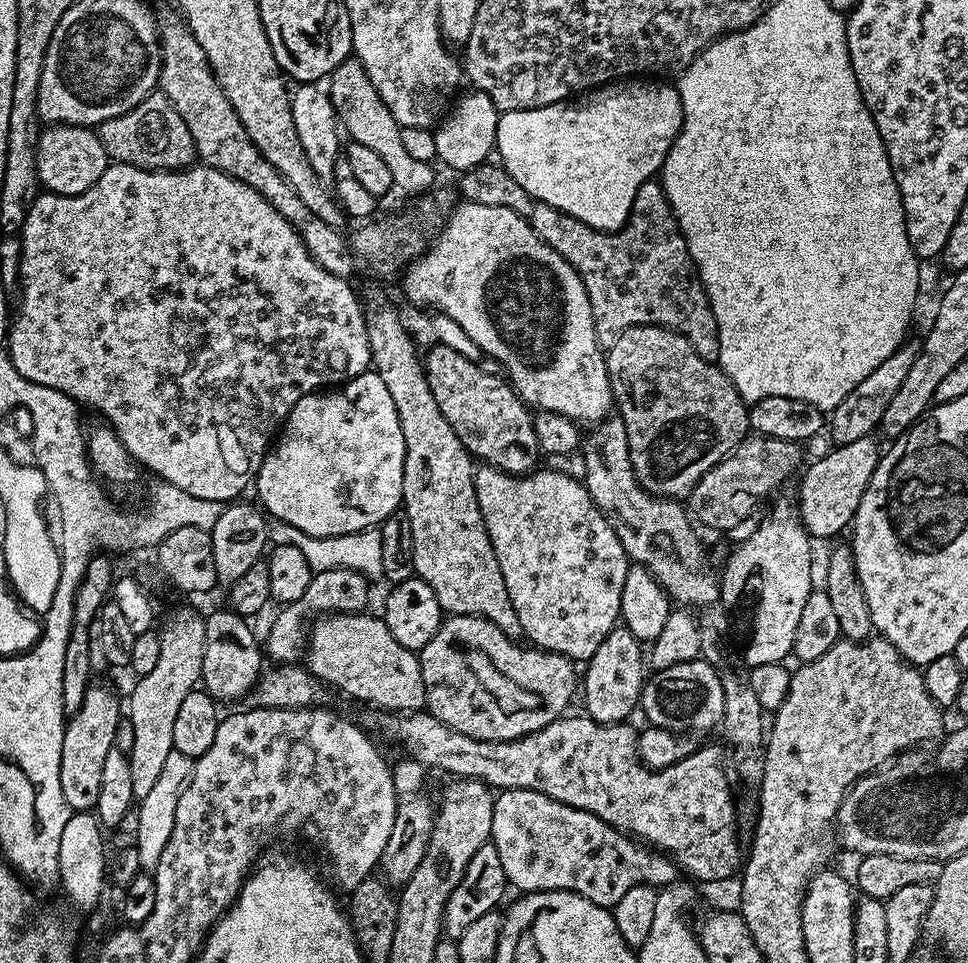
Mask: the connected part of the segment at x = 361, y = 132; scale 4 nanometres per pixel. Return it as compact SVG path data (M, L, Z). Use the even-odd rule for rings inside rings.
M343 60L332 71L326 84L326 91L332 100L341 129L347 135L349 132L355 143L367 146L378 153L378 158L382 158L382 162L386 162L387 168L390 169L390 178L397 189L401 188L404 192L424 192L429 187L428 192L436 184L435 167L426 162L418 162L418 158L411 156L402 146L401 126L394 118L394 114L386 110L386 102L382 102L378 90L374 90L374 82L370 82L370 74L366 74L359 60Z

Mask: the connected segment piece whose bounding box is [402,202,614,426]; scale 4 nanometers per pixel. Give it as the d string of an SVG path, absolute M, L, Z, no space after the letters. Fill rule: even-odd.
M460 202L447 213L448 221L440 232L436 241L431 241L430 247L423 254L412 260L402 272L404 280L404 296L412 304L421 304L424 308L436 308L437 313L454 318L474 342L484 351L485 356L497 359L504 367L506 379L512 388L520 395L520 399L528 405L529 409L541 412L553 412L566 418L579 422L581 425L595 425L613 411L614 401L612 398L612 387L608 377L608 362L605 349L600 347L596 331L594 330L594 314L590 310L590 298L586 294L586 286L582 278L560 257L546 242L534 234L531 223L525 217L514 214L506 206L482 206L481 204L470 204Z

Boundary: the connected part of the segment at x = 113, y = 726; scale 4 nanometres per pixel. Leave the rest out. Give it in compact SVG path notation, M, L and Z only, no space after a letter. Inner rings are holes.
M99 682L93 683L82 698L82 706L71 713L64 725L62 754L60 755L60 781L62 798L66 798L72 812L92 812L98 802L102 783L102 766L115 742L115 731L122 721L122 700Z

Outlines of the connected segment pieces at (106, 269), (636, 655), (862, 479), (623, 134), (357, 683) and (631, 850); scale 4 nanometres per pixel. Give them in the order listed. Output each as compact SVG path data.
M112 162L102 174L102 178L98 178L98 182L82 194L60 196L56 192L41 191L40 195L36 197L34 206L30 206L30 214L26 214L26 222L22 230L22 258L20 259L20 287L18 289L20 309L17 312L15 309L14 315L11 317L10 327L6 333L6 339L8 339L6 351L8 357L14 362L18 374L22 374L22 378L26 378L30 382L38 382L42 386L50 386L75 400L77 405L83 406L85 409L87 409L86 407L93 408L98 415L104 416L103 423L107 427L113 428L118 434L118 438L126 446L126 450L132 455L132 459L136 461L137 465L144 467L145 464L150 471L157 472L160 475L157 477L160 477L163 483L178 486L178 490L186 490L186 494L194 494L194 498L232 502L239 497L236 496L239 492L244 492L247 488L249 491L250 485L255 481L256 473L260 470L260 463L268 455L274 437L281 431L284 421L287 420L290 410L294 410L296 403L311 392L319 392L325 386L339 386L344 381L353 380L354 377L369 371L372 355L368 341L368 327L362 311L362 300L360 304L355 290L348 285L349 281L343 276L335 276L322 270L322 266L318 266L318 262L314 262L314 258L306 250L306 246L300 235L294 230L294 226L290 226L290 222L286 222L286 218L282 218L282 214L278 214L278 210L274 210L274 206L270 206L270 202L266 202L266 198L262 198L262 194L258 194L258 190L238 182L233 176L227 176L225 172L217 168L196 167L189 166L174 172L166 172Z
M623 626L613 628L610 634L606 634L606 638L602 638L602 646L594 650L594 654L586 662L585 668L588 669L585 672L583 669L582 672L583 711L590 719L597 720L600 724L618 724L627 721L632 711L637 711L646 679L646 652L640 648L643 648L641 641L636 640L634 634L630 634L630 630Z
M863 436L858 438L858 442L833 447L833 452L826 453L821 460L803 469L798 507L800 520L809 536L836 536L851 525L862 502L862 494L866 494L866 486L870 486L870 478L874 478L874 470L882 455L882 448L874 441L872 436Z
M621 78L597 86L583 97L584 104L561 102L534 110L500 113L496 131L499 163L532 196L533 201L549 204L599 232L616 232L626 221L634 206L638 186L653 179L664 166L672 143L678 138L684 121L682 98L675 83L660 78Z
M364 612L321 615L306 636L308 671L317 681L324 683L325 680L348 696L373 704L376 710L401 714L421 711L425 703L419 655L413 649L402 646L402 642L390 634L379 615L368 615Z
M505 788L495 797L494 822L492 823L492 839L490 843L498 850L498 858L502 861L502 870L506 870L506 878L509 885L513 889L516 887L515 891L520 894L525 892L573 892L582 898L590 898L590 902L594 902L598 906L611 910L615 908L618 898L622 898L622 894L626 894L626 890L630 890L630 886L650 884L653 888L659 890L667 885L677 883L678 880L678 876L676 876L678 865L671 855L665 854L660 850L653 850L643 843L637 842L633 837L620 832L606 822L602 822L602 818L598 818L586 810L563 804L555 800L553 796L547 796L541 792L526 790L525 788Z

